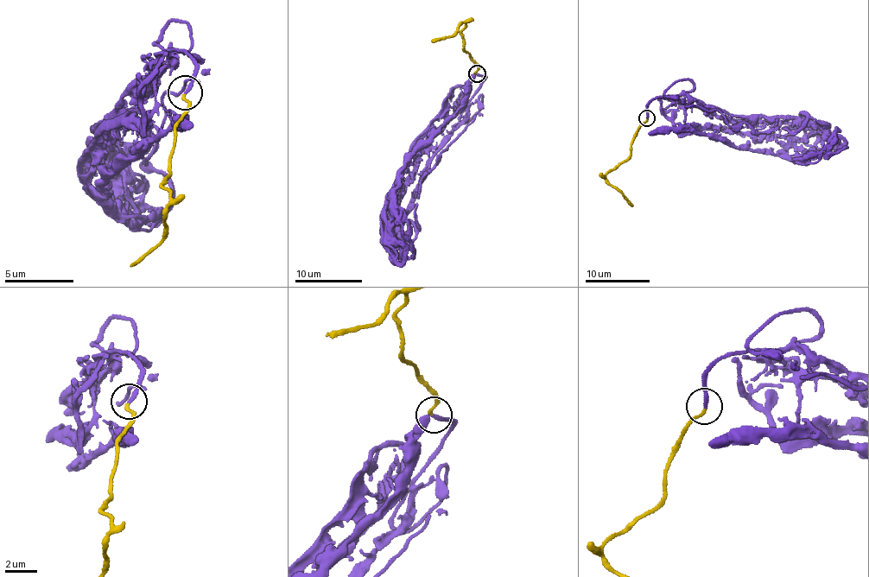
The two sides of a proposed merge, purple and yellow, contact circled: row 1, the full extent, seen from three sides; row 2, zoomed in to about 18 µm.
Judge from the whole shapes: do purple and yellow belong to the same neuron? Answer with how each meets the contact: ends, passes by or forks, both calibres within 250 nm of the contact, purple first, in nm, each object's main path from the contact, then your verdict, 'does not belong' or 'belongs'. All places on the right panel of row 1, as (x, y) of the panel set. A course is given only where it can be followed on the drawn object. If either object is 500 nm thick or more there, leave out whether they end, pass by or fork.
purple ends; yellow ends; calibres 220 and 160 nm; course purple (647, 117), (648, 104), (665, 96), (694, 98), (734, 116), (817, 123), (845, 148), (839, 151); course yellow (647, 119), (633, 139), (631, 154), (605, 175), (605, 180), (632, 206); belongs

